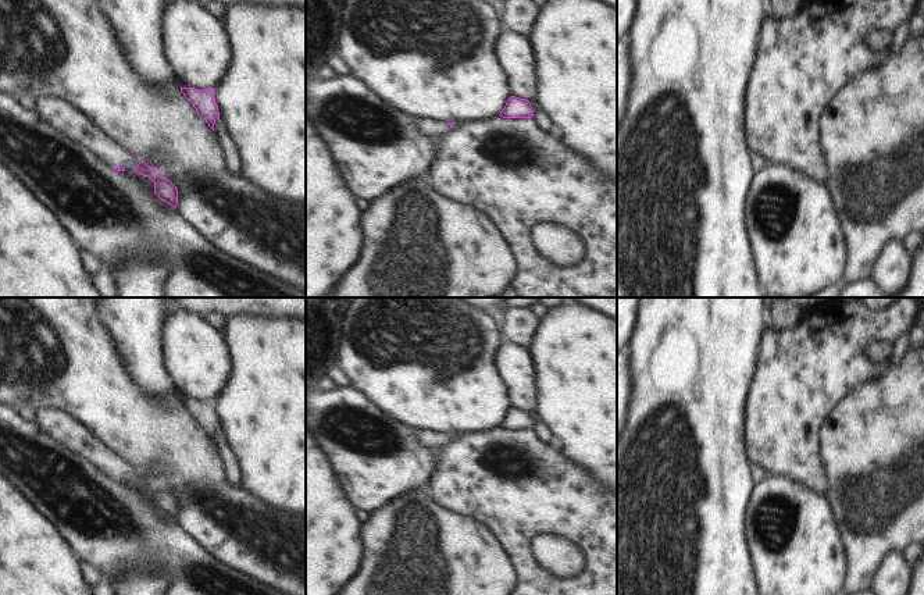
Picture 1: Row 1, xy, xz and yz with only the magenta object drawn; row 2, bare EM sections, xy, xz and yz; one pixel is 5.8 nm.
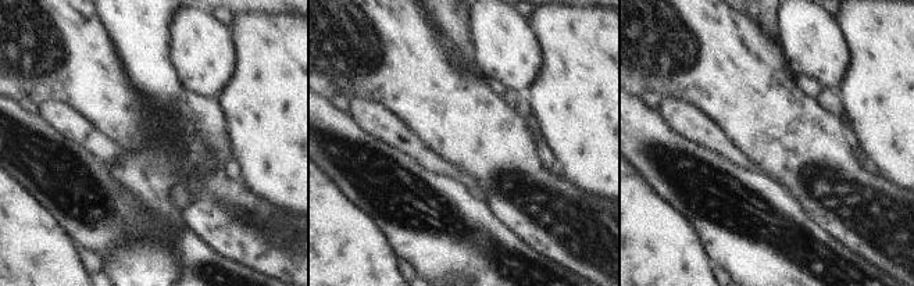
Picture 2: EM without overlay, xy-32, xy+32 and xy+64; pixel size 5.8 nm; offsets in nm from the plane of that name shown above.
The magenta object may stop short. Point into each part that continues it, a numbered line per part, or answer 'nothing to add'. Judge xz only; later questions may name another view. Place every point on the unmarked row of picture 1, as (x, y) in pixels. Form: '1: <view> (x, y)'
1: xz (432, 439)

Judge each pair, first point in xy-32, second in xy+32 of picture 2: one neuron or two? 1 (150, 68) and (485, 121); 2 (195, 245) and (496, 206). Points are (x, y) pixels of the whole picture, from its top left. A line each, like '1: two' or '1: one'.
1: two
2: two

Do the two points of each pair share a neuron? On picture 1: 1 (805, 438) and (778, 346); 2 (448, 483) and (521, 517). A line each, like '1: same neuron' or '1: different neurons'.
1: same neuron
2: same neuron

